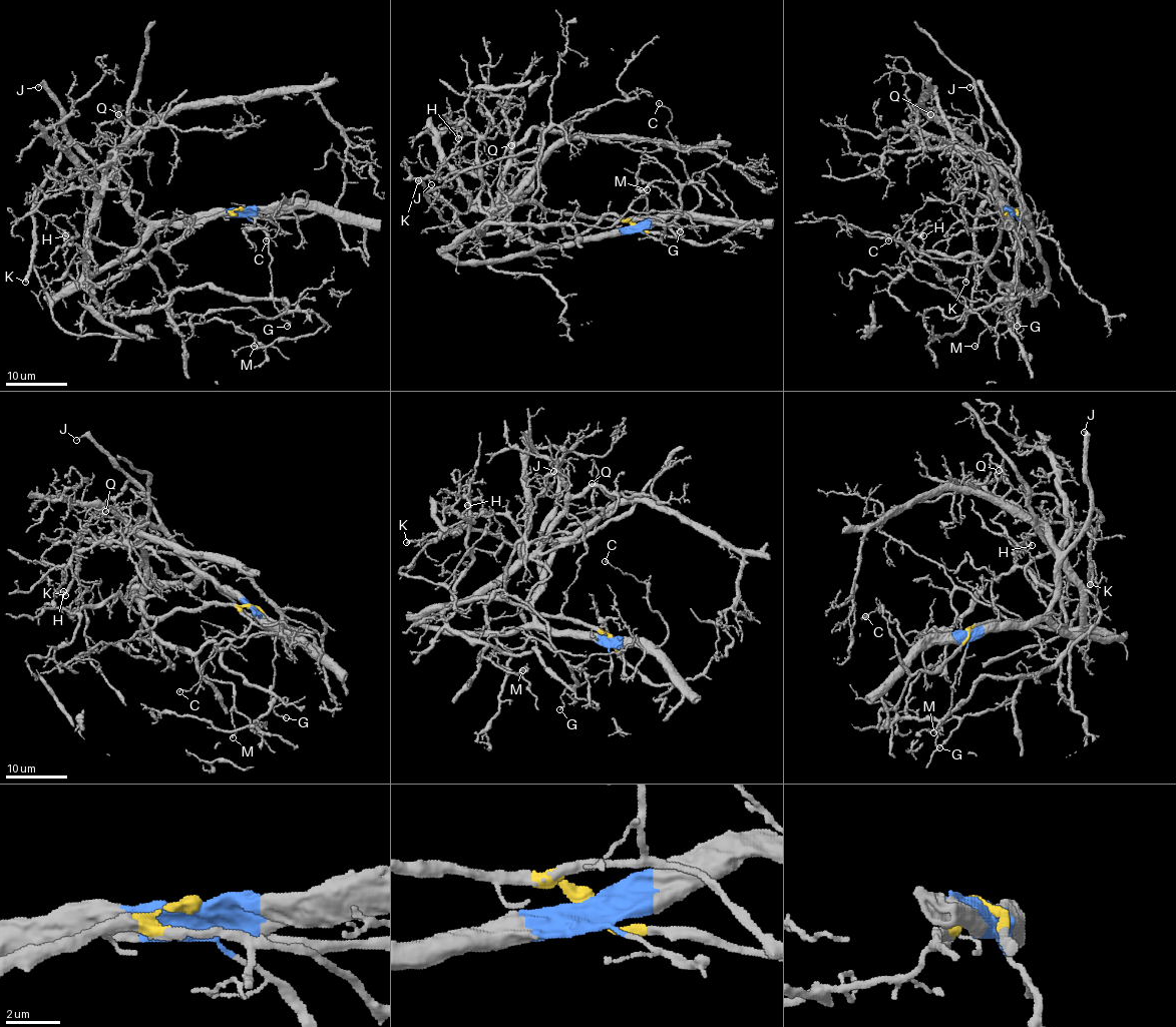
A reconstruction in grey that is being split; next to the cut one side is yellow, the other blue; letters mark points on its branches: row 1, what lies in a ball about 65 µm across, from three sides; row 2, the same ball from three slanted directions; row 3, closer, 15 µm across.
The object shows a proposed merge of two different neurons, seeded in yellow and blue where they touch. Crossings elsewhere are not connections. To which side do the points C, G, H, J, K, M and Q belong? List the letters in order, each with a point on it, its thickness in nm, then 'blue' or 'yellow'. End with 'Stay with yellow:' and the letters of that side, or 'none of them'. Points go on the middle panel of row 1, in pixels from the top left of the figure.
C: place (659, 103); calibre 140 nm; blue
G: place (680, 231); calibre 150 nm; blue
H: place (458, 138); calibre 150 nm; yellow
J: place (431, 184); calibre 100 nm; blue
K: place (418, 180); calibre 320 nm; blue
M: place (647, 189); calibre 140 nm; yellow
Q: place (511, 145); calibre 140 nm; blue
Stay with yellow: H, M

